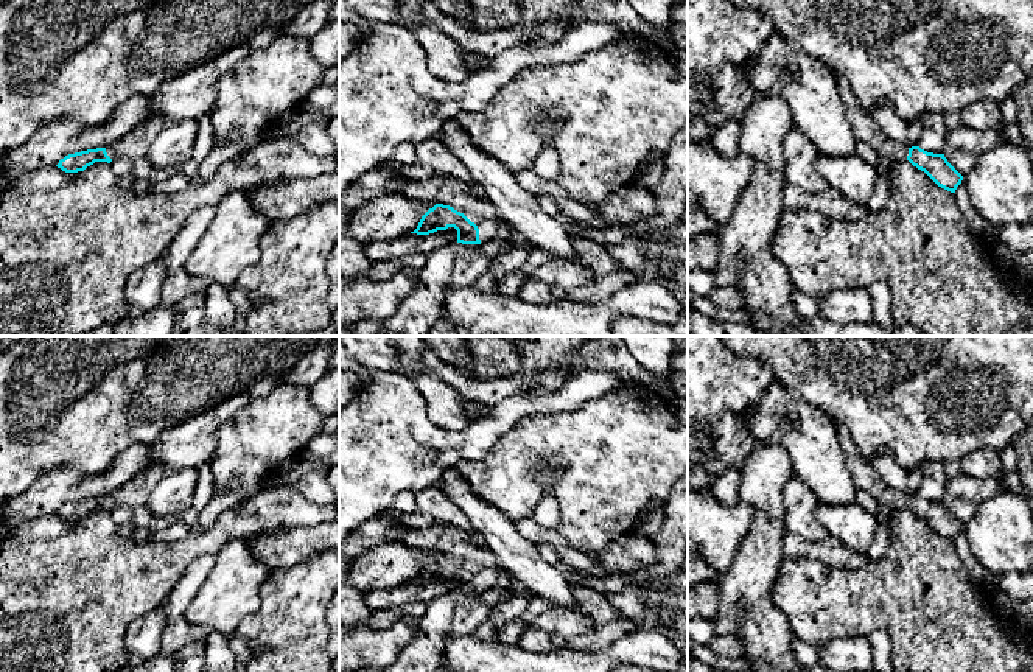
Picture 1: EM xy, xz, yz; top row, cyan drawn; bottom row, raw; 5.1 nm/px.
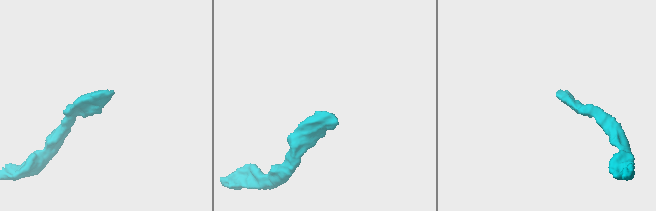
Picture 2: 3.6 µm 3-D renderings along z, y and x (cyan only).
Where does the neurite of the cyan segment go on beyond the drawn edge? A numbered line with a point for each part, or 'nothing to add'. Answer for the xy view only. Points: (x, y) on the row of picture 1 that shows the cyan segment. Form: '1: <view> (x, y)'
1: xy (136, 143)

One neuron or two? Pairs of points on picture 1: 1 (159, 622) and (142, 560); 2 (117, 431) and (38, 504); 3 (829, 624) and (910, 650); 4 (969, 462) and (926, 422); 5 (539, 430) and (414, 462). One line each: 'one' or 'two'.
1: two
2: two
3: one
4: two
5: two

